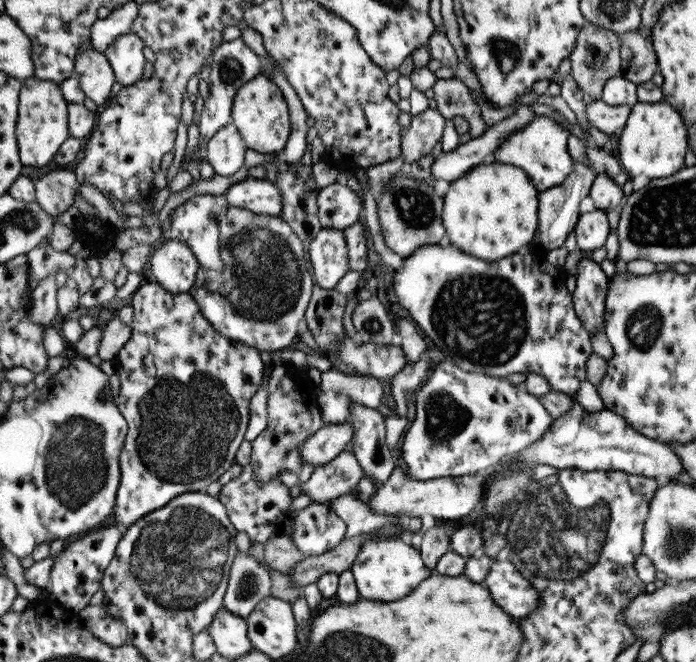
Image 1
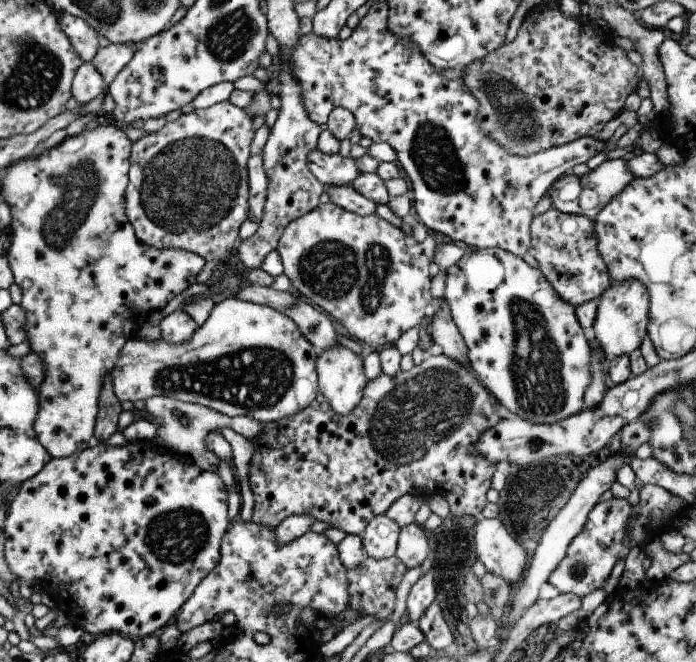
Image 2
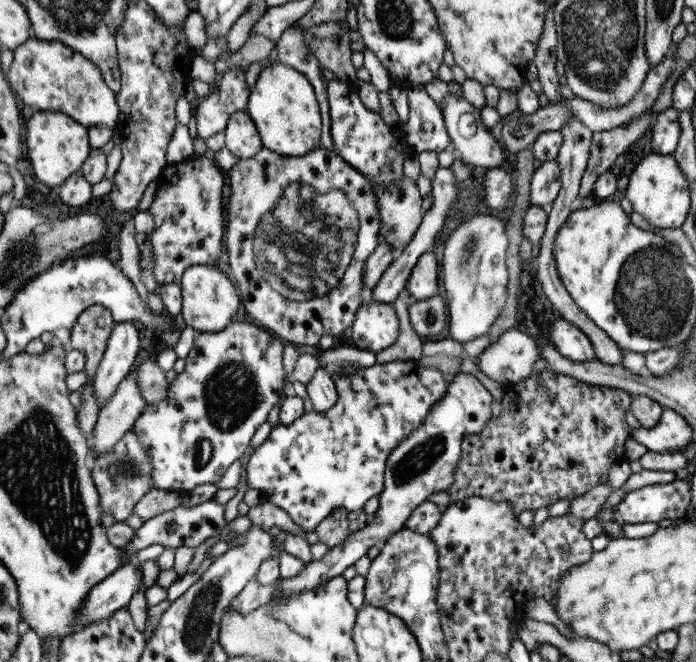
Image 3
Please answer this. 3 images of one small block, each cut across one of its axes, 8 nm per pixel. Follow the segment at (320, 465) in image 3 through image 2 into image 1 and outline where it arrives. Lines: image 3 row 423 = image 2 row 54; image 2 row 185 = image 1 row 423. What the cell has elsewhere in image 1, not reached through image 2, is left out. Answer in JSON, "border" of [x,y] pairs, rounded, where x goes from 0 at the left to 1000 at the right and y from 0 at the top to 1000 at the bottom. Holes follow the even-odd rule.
{"border":[[[638,544],[618,557],[611,579],[596,592],[596,627],[576,662],[575,690],[582,696],[591,724],[614,727],[635,721],[680,718],[720,701],[731,687],[776,666],[795,630],[777,613],[773,600],[761,597],[751,580],[737,582],[727,569],[707,569],[697,563],[668,562],[648,545]]]}

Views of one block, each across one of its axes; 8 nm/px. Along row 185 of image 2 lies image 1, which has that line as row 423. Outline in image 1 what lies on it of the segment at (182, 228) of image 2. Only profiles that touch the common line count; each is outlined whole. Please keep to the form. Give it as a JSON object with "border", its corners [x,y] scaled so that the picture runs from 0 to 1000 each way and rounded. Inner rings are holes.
{"border":[[[216,421],[194,437],[194,441],[187,447],[182,458],[191,465],[187,486],[188,506],[185,506],[185,514],[177,520],[165,538],[165,544],[170,547],[164,553],[165,565],[170,565],[172,585],[168,598],[164,600],[164,609],[182,639],[184,653],[170,689],[172,725],[167,740],[165,763],[158,781],[171,790],[174,804],[182,802],[185,793],[201,784],[203,779],[233,767],[251,749],[264,746],[264,743],[295,745],[297,733],[310,728],[315,719],[333,704],[343,671],[351,665],[349,659],[358,628],[358,603],[376,583],[378,562],[381,562],[381,553],[372,541],[372,529],[352,518],[329,512],[309,500],[297,483],[292,480],[283,459],[280,459],[280,453],[277,453],[276,447],[272,447],[270,441],[243,443],[236,435],[231,435],[223,423]]]}

